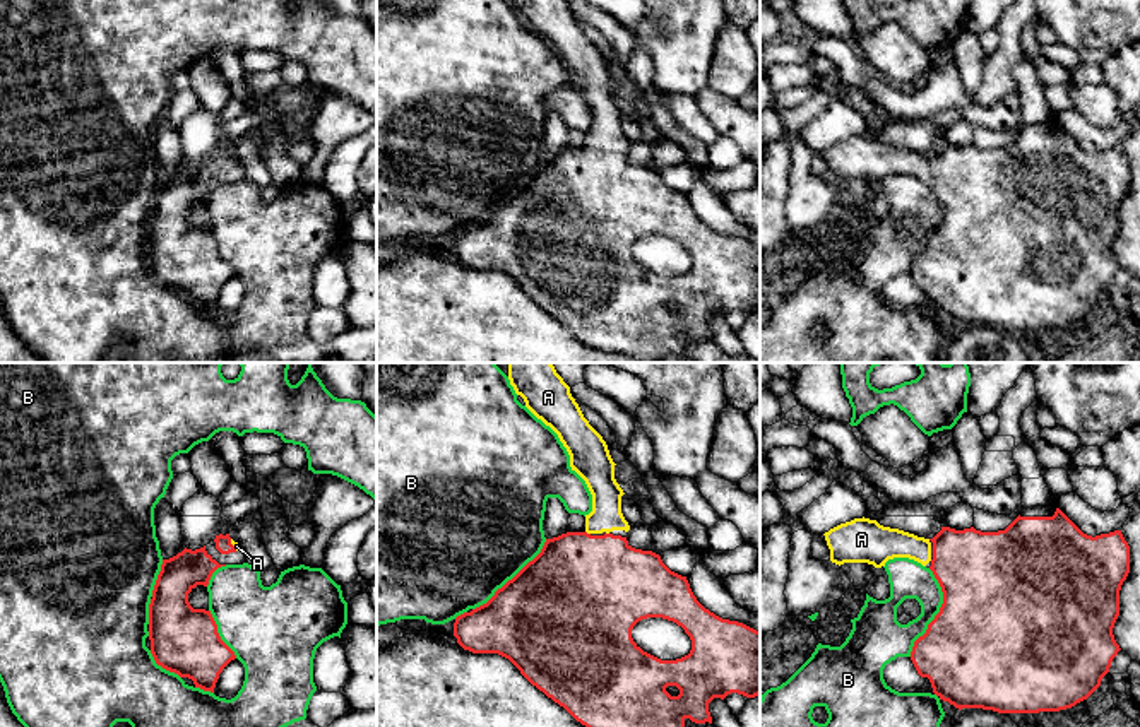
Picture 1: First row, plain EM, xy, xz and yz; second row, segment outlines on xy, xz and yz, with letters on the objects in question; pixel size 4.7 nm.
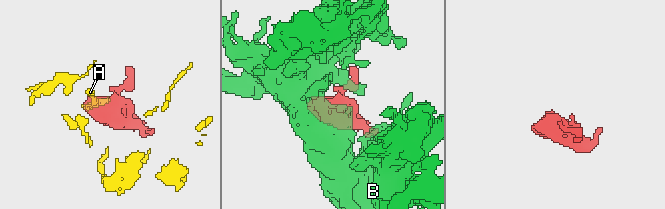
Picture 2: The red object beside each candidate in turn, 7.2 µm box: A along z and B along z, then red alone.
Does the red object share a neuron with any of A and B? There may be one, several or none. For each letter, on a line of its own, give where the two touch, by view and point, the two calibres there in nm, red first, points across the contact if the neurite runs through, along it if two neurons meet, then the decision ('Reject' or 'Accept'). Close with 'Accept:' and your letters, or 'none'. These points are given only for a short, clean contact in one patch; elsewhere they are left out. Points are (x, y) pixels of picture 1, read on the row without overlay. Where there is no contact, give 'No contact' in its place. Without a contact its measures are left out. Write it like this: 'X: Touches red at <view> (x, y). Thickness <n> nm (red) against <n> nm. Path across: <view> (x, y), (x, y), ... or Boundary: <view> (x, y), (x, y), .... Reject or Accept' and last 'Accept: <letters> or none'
A: Touches red at xz (586, 149). Thickness 480 nm (red) against 150 nm. Path across: xz (581, 202), (581, 163), (586, 149), (606, 132). Accept
B: Touches red at yz (938, 230). Thickness 500 nm (red) against 180 nm. Reject
Accept: A

